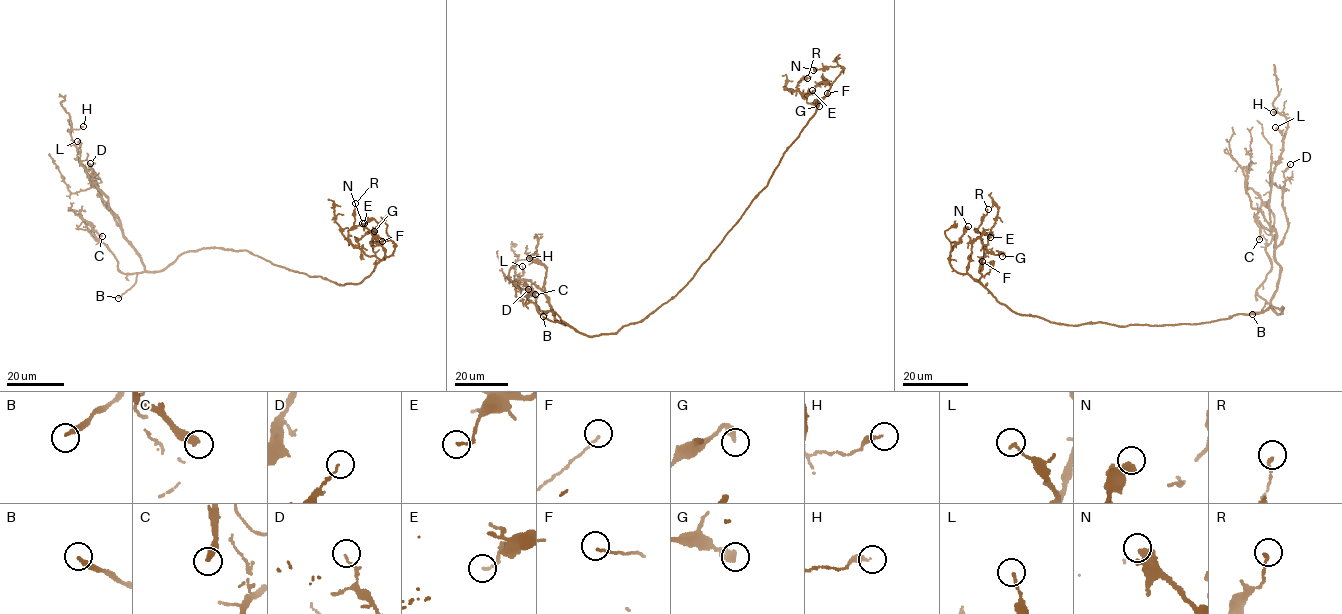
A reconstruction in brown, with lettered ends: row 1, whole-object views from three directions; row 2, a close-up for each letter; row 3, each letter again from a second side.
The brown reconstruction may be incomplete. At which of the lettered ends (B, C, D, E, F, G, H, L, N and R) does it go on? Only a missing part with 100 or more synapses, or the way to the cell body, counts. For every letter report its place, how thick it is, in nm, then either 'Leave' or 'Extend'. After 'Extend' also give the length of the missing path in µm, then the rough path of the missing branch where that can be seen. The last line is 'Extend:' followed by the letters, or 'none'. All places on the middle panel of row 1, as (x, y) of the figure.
B: Place: (543, 316). Thickness 240 nm. Extend. Missing length about 60 µm. Course of what is missing: (543, 316), (515, 307), (494, 291), (485, 278), (477, 275)
C: Place: (535, 294). Thickness 320 nm. Leave
D: Place: (528, 289). Thickness 80 nm. Leave
E: Place: (812, 90). Thickness 130 nm. Leave
F: Place: (827, 93). Thickness 110 nm. Leave
G: Place: (819, 106). Thickness 340 nm. Leave
H: Place: (529, 258). Thickness 240 nm. Leave
L: Place: (522, 266). Thickness 140 nm. Leave
N: Place: (813, 70). Thickness 550 nm. Leave
R: Place: (807, 78). Thickness 160 nm. Leave
Extend: B

